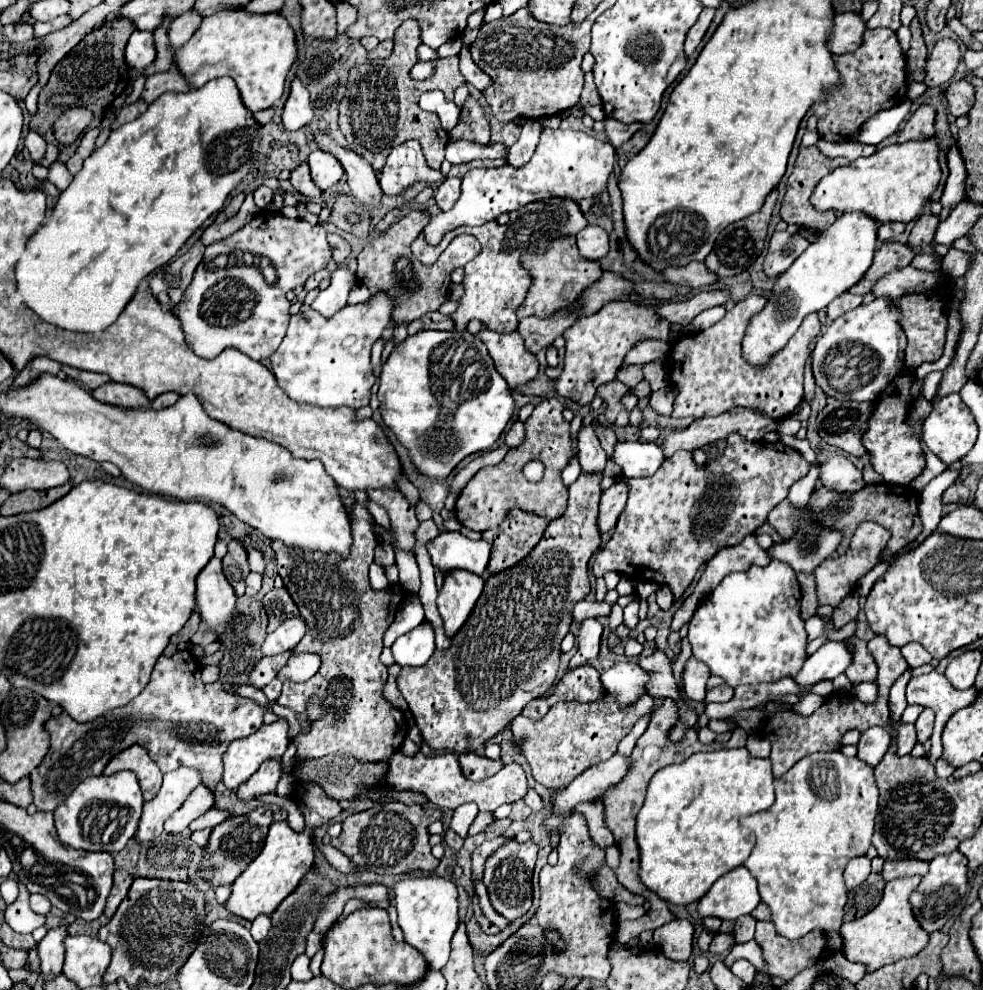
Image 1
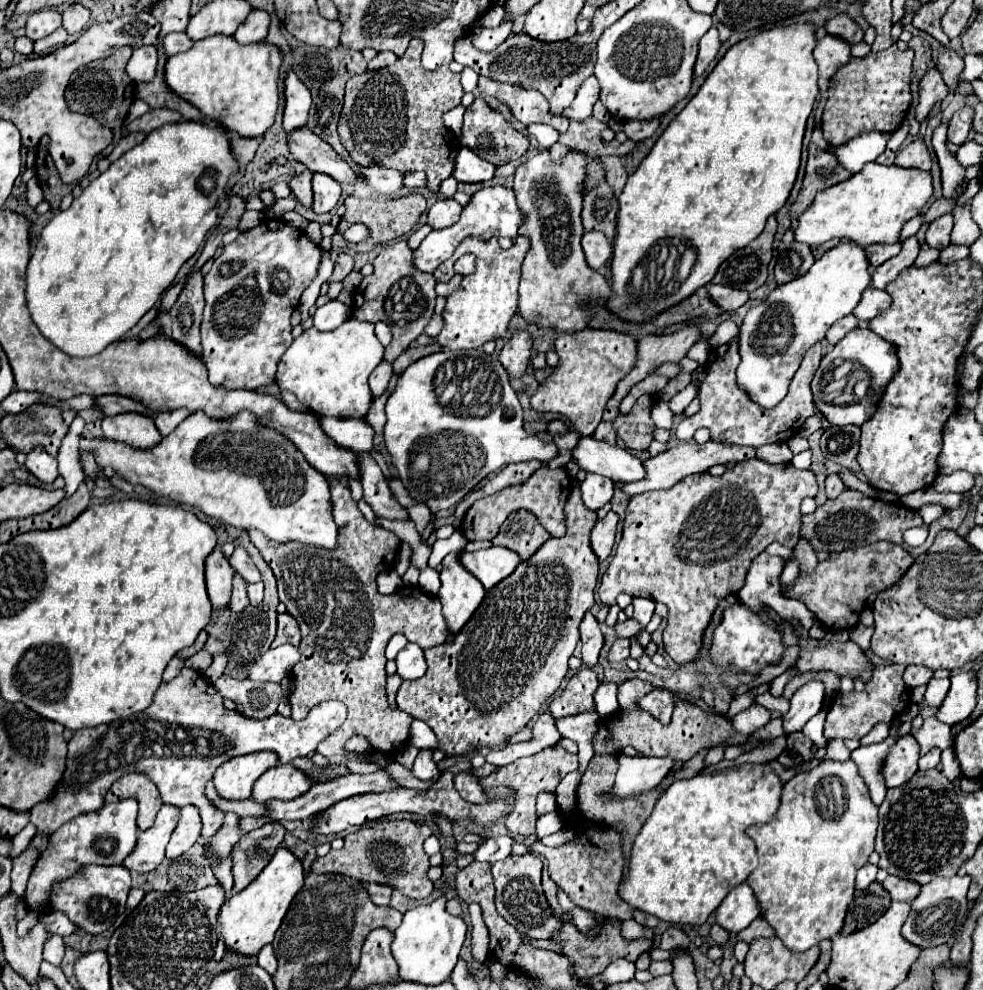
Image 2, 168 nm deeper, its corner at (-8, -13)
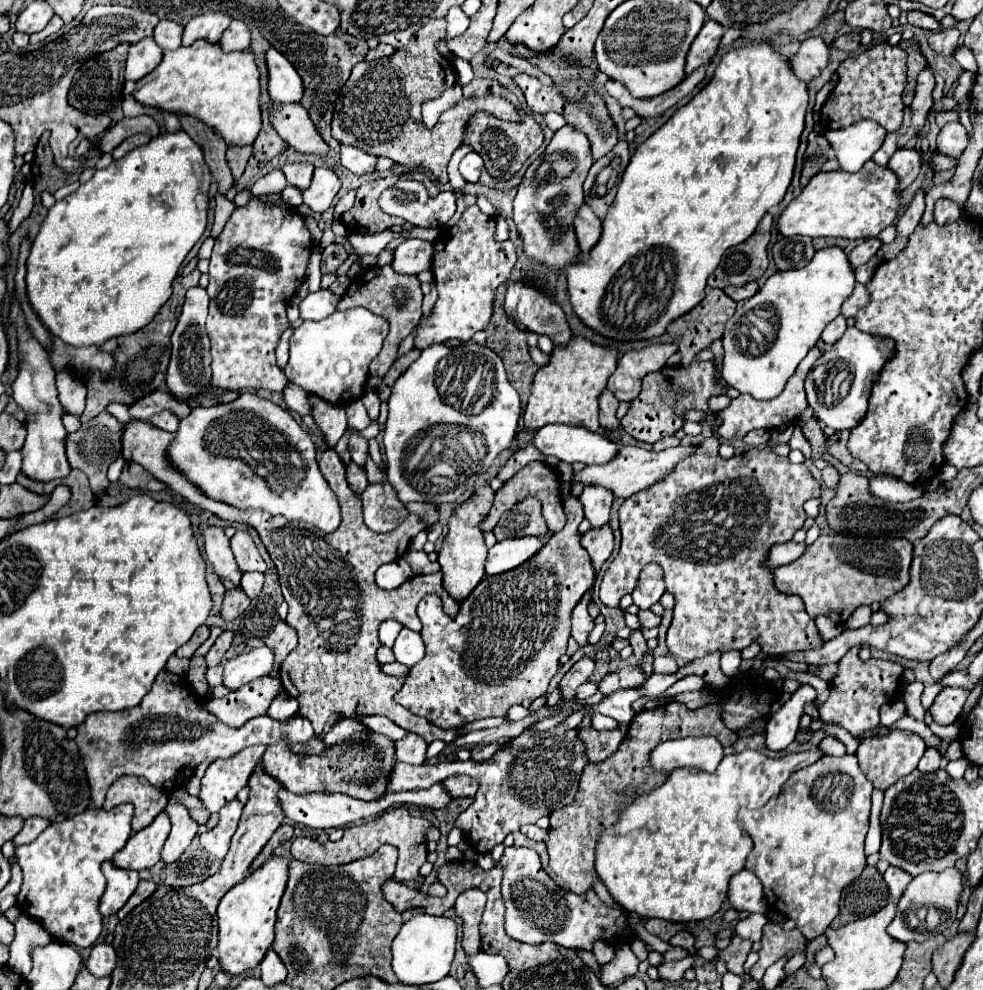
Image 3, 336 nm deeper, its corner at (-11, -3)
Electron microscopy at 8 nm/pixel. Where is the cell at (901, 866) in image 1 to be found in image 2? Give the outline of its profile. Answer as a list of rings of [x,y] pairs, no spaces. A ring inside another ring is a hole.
[[[886,877],[886,881],[882,883],[884,889],[890,893],[890,897],[894,901],[912,901],[918,893],[920,893],[920,885],[914,881],[906,881],[906,879],[898,879],[898,877]]]

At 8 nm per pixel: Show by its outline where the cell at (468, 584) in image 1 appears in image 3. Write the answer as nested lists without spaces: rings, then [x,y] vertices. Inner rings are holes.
[[[483,485],[483,487],[479,487],[475,491],[473,499],[465,501],[463,505],[459,505],[455,509],[453,517],[449,519],[449,533],[447,533],[447,537],[445,537],[443,545],[441,545],[441,551],[439,551],[443,587],[459,603],[465,597],[469,597],[469,593],[479,585],[479,581],[485,575],[483,563],[485,563],[487,547],[483,543],[483,533],[479,529],[479,521],[483,519],[483,515],[487,515],[487,511],[491,507],[491,499],[493,499],[493,491],[489,489],[489,485]]]

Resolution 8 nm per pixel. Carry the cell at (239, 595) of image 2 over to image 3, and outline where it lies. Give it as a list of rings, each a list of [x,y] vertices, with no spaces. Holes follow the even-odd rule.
[[[235,587],[235,589],[229,589],[225,593],[225,599],[223,599],[223,607],[221,607],[221,615],[223,619],[231,621],[235,619],[237,615],[241,615],[247,607],[249,607],[251,599],[245,595],[245,591],[241,587]]]

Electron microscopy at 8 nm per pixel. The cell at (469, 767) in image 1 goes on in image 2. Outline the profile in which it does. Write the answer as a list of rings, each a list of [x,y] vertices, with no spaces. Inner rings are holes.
[[[466,771],[458,773],[454,777],[454,787],[464,801],[470,801],[470,803],[486,803],[488,801],[484,789],[480,787],[478,779],[472,773],[466,773]]]

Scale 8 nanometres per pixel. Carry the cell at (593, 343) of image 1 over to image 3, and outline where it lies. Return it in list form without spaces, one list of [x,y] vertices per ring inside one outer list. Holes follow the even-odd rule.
[[[571,335],[569,343],[555,347],[551,361],[537,371],[523,415],[525,427],[539,429],[549,423],[563,423],[599,431],[599,397],[605,391],[607,379],[613,375],[617,361],[619,357],[615,347],[603,347],[587,337]]]

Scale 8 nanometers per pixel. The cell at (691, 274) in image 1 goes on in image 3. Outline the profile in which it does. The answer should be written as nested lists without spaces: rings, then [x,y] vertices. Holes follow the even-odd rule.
[[[747,283],[747,285],[741,285],[741,287],[735,287],[735,285],[727,285],[725,287],[725,293],[733,299],[733,301],[747,301],[751,299],[751,295],[757,291],[757,283]]]

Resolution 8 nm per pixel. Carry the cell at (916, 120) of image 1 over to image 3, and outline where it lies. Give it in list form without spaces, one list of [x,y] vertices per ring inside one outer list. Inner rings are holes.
[[[901,147],[891,157],[891,161],[889,161],[887,167],[901,179],[901,189],[909,187],[911,181],[921,171],[921,151],[913,149],[913,147]]]

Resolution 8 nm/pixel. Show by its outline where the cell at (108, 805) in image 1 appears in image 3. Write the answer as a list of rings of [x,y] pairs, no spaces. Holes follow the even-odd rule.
[[[131,803],[117,805],[109,811],[87,809],[61,823],[51,823],[31,845],[17,847],[15,855],[23,869],[17,907],[41,921],[57,941],[91,947],[103,929],[103,917],[97,909],[99,897],[105,891],[101,863],[125,847],[133,833],[131,819]]]

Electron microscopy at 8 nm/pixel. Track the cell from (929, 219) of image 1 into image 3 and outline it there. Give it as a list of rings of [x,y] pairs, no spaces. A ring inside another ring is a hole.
[[[939,199],[935,203],[935,223],[937,225],[955,223],[959,217],[961,217],[961,209],[951,199]]]

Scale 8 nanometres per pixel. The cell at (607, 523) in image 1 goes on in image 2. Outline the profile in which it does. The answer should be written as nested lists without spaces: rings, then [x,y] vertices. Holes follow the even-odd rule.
[[[608,511],[608,515],[598,521],[590,533],[590,547],[598,561],[604,561],[614,545],[614,535],[616,535],[616,525],[618,525],[618,515],[614,511]]]

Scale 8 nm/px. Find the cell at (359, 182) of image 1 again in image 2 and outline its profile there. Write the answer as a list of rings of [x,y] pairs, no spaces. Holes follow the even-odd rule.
[[[308,127],[294,129],[294,133],[288,133],[288,151],[296,161],[304,163],[312,173],[316,171],[326,173],[340,183],[360,181],[356,173],[348,167],[348,163]]]

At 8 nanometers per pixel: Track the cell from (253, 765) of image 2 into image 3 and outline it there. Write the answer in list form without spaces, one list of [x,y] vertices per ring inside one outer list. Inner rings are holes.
[[[253,745],[229,759],[217,759],[207,767],[205,777],[201,779],[199,797],[211,813],[217,813],[247,785],[265,749],[265,745]]]

